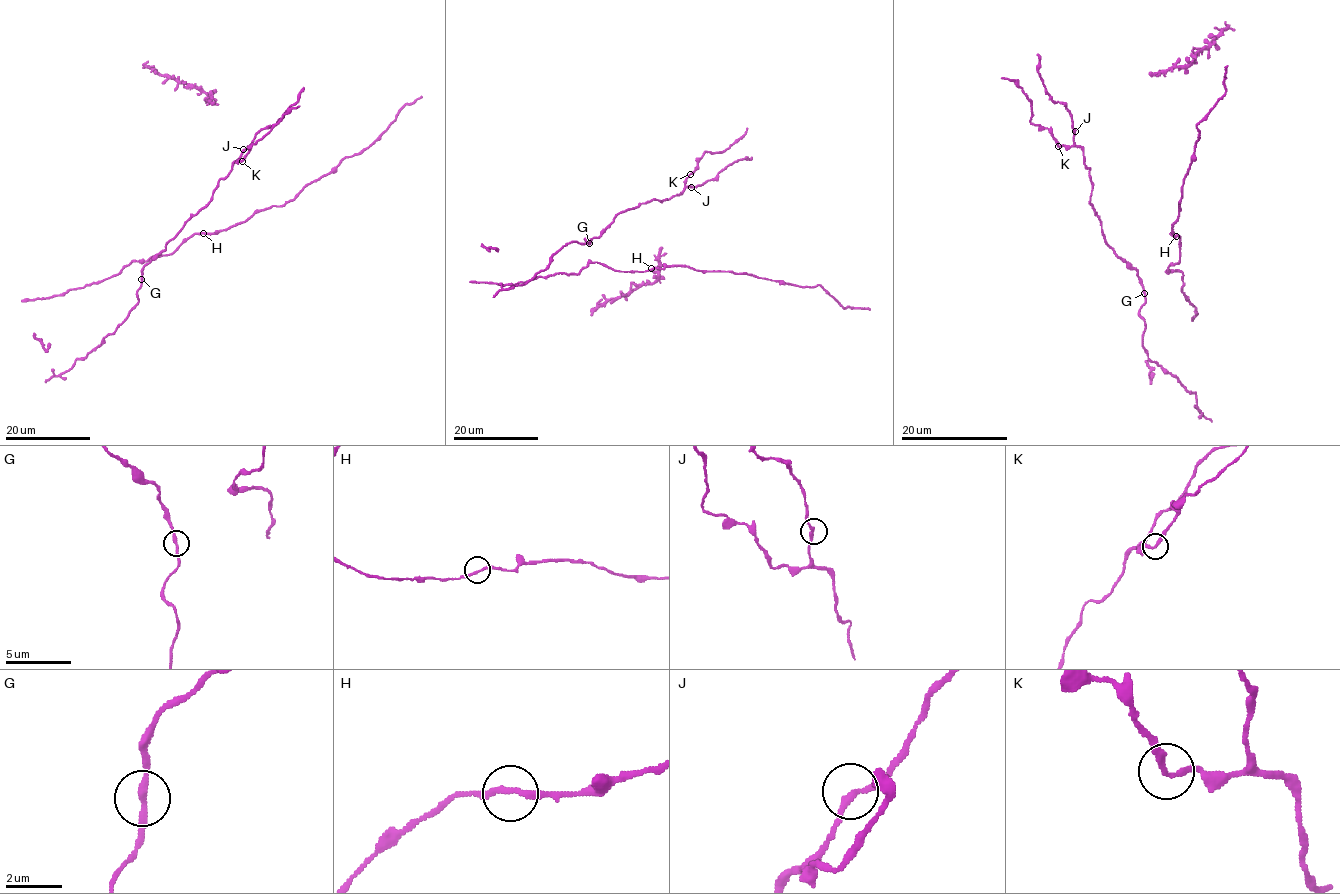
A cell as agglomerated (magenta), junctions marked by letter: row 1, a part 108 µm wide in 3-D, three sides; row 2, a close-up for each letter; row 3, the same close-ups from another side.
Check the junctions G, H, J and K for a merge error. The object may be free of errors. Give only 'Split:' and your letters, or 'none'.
Split: none

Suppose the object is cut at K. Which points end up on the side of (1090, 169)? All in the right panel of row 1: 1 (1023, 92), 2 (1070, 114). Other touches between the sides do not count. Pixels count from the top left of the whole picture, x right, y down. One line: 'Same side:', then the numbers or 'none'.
Same side: 2

